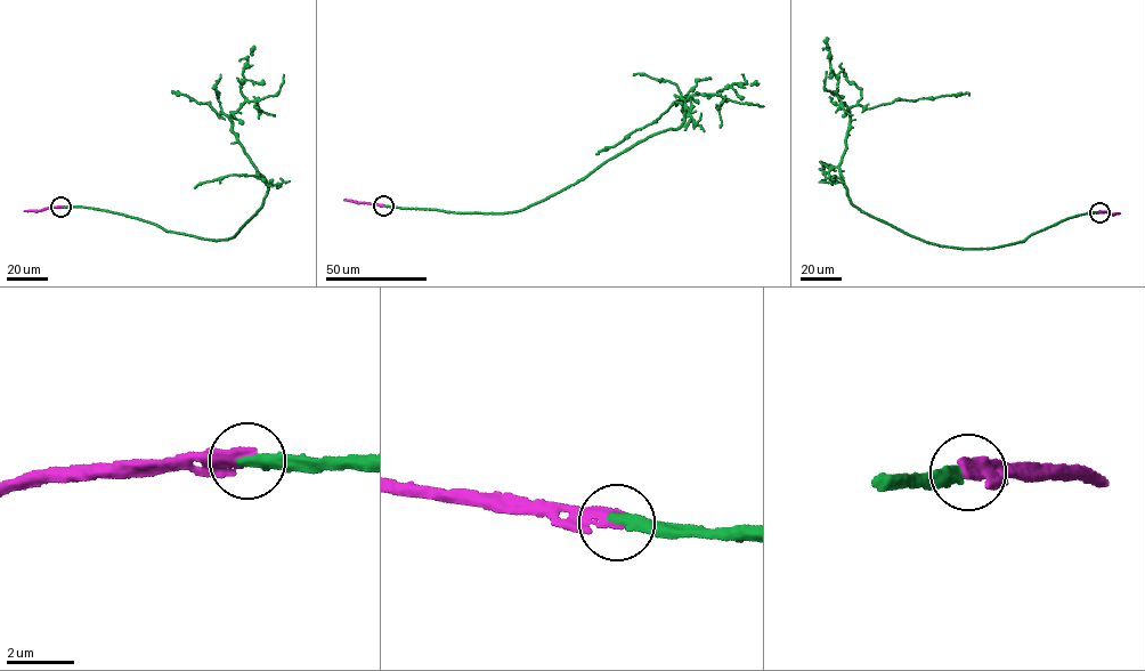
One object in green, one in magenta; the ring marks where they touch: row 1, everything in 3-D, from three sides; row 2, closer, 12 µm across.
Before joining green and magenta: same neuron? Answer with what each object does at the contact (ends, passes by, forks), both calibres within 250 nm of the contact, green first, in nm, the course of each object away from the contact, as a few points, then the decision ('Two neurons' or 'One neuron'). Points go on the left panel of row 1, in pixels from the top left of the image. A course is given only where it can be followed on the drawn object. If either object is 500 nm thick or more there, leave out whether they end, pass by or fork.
At the ring green ends. At the ring magenta ends. Thickness 320 nm (green) against 360 nm. Course of green: (61, 207), (106, 210), (205, 240), (234, 237), (261, 205), (266, 179), (228, 116), (172, 93). Course of magenta: (61, 207), (24, 211). Two neurons

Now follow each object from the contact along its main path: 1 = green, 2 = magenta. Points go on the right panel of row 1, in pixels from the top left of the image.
1: (1099, 212), (1069, 218), (1013, 243), (963, 249), (909, 235), (851, 202), (839, 167), (850, 107), (969, 95)
2: (1099, 212), (1119, 213)

